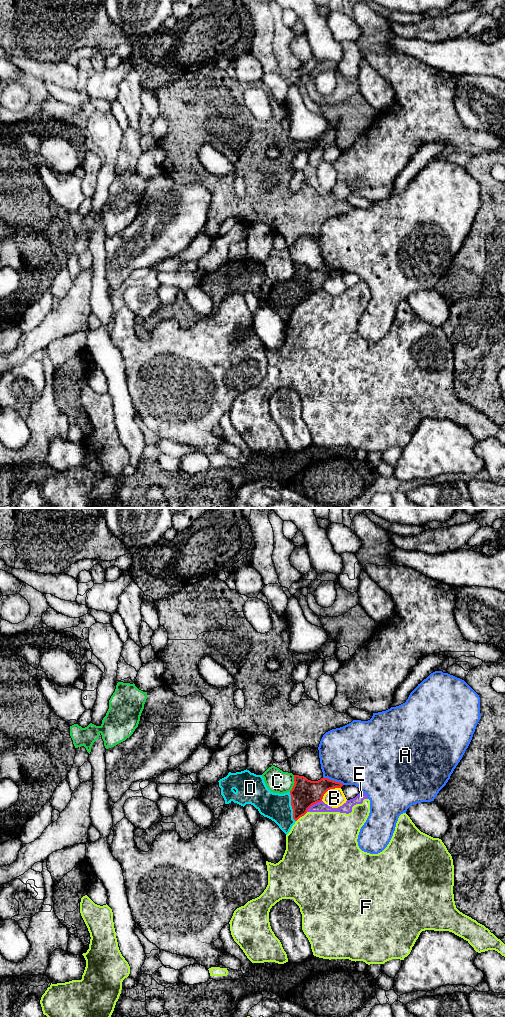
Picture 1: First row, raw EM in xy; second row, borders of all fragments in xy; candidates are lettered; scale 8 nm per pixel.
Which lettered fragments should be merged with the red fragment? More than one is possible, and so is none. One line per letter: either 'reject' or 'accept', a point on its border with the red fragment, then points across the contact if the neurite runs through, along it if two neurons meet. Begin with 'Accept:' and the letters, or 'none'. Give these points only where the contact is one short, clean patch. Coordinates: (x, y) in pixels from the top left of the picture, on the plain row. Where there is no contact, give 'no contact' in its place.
Accept: D
A: reject; meets red in xy at (332, 268)
B: reject; meets red in xy at (329, 277)
C: reject; meets red in xy at (294, 271); border along xy (294, 263), (294, 273), (289, 279)
D: accept; meets red in xy at (292, 295)
E: reject; meets red in xy at (313, 292)
F: reject; meets red in xy at (301, 304)

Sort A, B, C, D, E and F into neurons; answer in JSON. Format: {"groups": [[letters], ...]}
{"groups": [["A"], ["B"], ["C"], ["D"], ["E", "F"]]}

